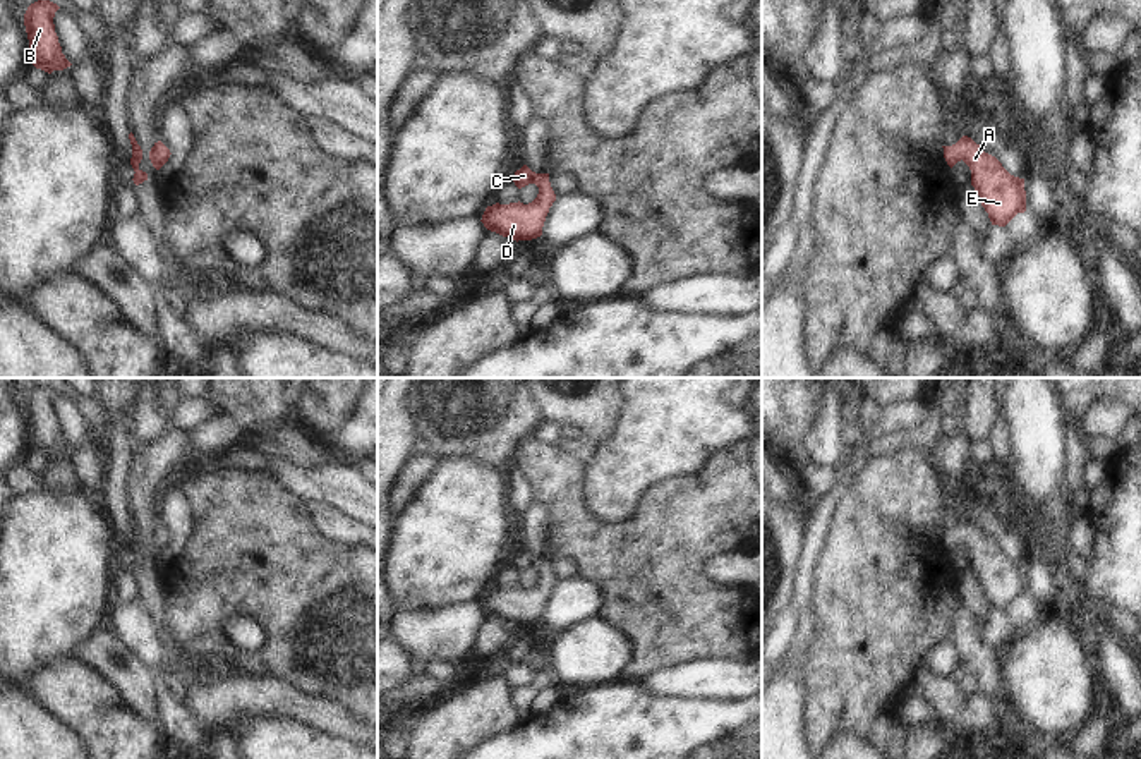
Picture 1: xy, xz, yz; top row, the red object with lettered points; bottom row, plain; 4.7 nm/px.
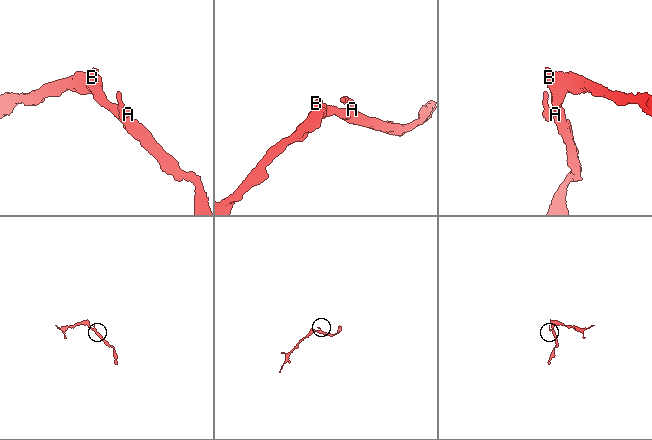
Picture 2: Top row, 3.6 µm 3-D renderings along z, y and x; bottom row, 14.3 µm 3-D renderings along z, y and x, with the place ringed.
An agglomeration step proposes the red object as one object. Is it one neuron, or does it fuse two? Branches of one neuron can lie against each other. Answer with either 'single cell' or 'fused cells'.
single cell

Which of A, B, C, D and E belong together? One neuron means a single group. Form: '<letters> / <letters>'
A B C D E

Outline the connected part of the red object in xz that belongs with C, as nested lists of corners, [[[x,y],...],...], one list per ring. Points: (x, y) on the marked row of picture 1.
[[[527,165],[515,172],[513,182],[518,189],[535,184],[537,197],[528,203],[510,203],[487,206],[482,223],[487,230],[496,232],[511,240],[532,240],[542,235],[542,227],[549,208],[556,201],[556,194],[549,182],[549,173],[535,173]]]

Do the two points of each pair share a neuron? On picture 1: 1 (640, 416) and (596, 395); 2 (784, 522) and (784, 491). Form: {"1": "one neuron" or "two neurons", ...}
{"1": "two neurons", "2": "two neurons"}

